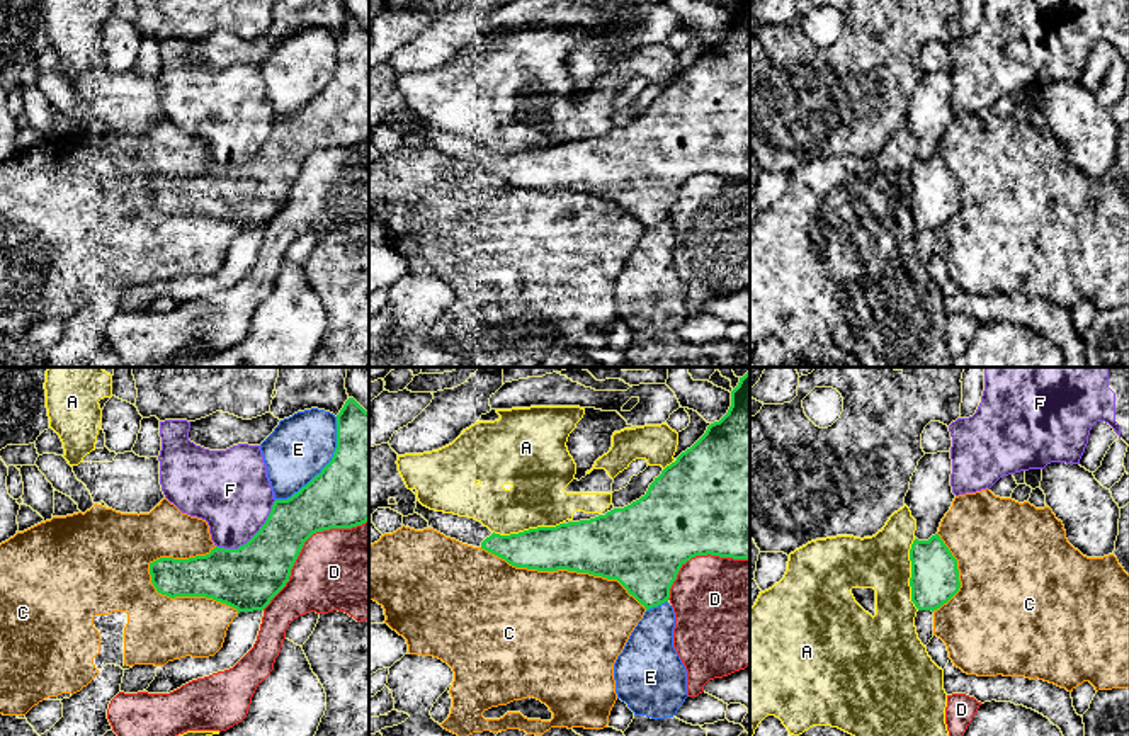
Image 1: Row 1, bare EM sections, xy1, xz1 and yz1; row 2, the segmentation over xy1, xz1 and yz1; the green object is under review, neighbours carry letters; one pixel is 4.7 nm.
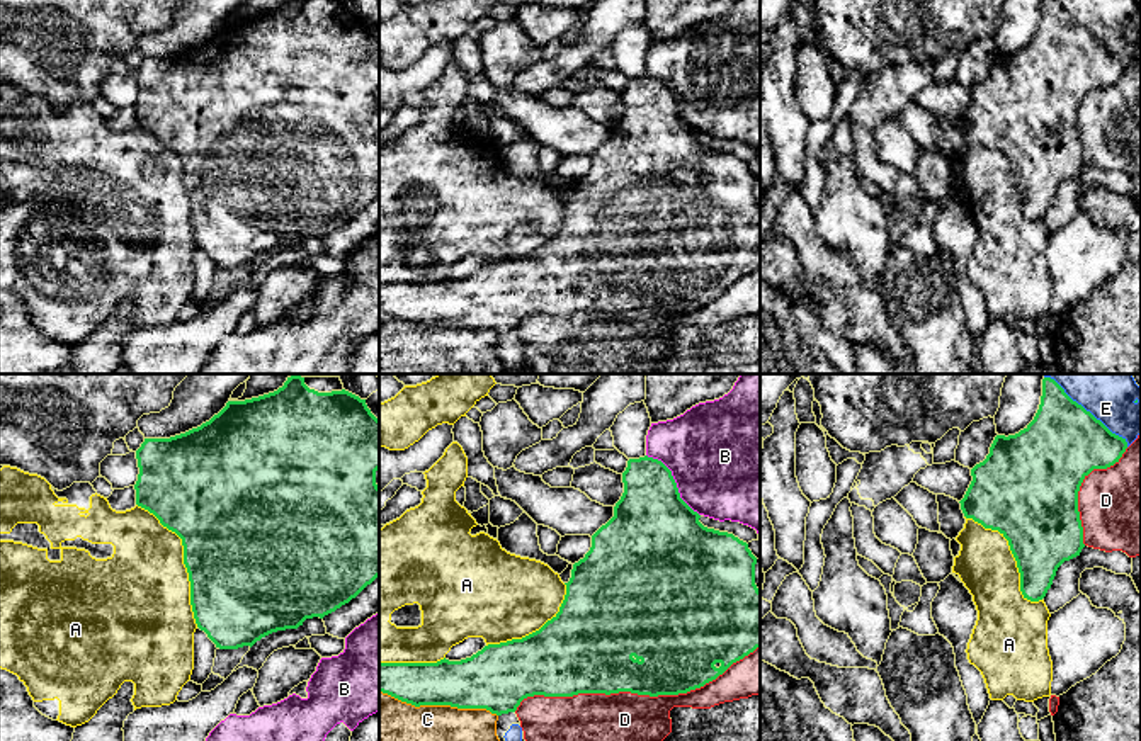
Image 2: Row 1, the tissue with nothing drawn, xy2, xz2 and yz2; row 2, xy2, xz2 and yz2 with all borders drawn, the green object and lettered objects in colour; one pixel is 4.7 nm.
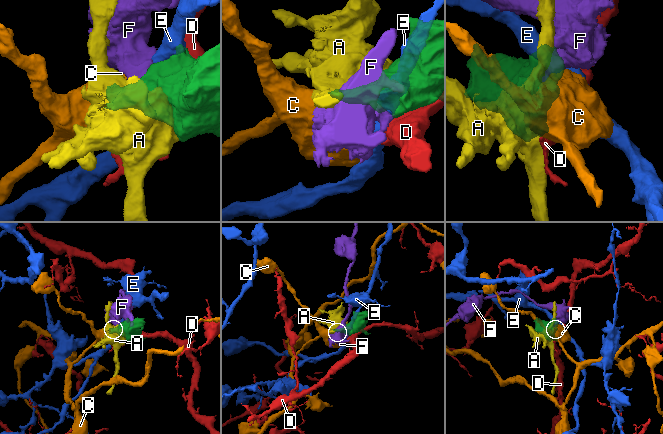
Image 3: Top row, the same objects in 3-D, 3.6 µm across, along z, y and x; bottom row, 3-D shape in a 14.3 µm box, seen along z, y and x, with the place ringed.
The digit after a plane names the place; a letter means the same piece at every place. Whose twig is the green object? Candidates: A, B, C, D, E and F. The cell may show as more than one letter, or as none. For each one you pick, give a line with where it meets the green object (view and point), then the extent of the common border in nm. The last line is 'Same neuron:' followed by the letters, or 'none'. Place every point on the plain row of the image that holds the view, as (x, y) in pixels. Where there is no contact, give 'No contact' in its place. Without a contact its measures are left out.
Same neuron: none

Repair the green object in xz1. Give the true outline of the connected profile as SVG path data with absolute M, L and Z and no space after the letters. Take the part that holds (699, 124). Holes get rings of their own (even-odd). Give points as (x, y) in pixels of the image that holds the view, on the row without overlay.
M740 0L731 10L728 32L707 46L706 53L675 82L667 85L650 104L644 116L624 127L614 127L590 139L537 146L519 153L500 155L481 141L454 133L435 131L417 117L415 133L422 134L428 146L462 163L481 167L515 187L537 190L568 189L588 192L607 199L617 199L646 229L670 218L670 207L680 187L695 175L719 175L750 178L750 0Z

